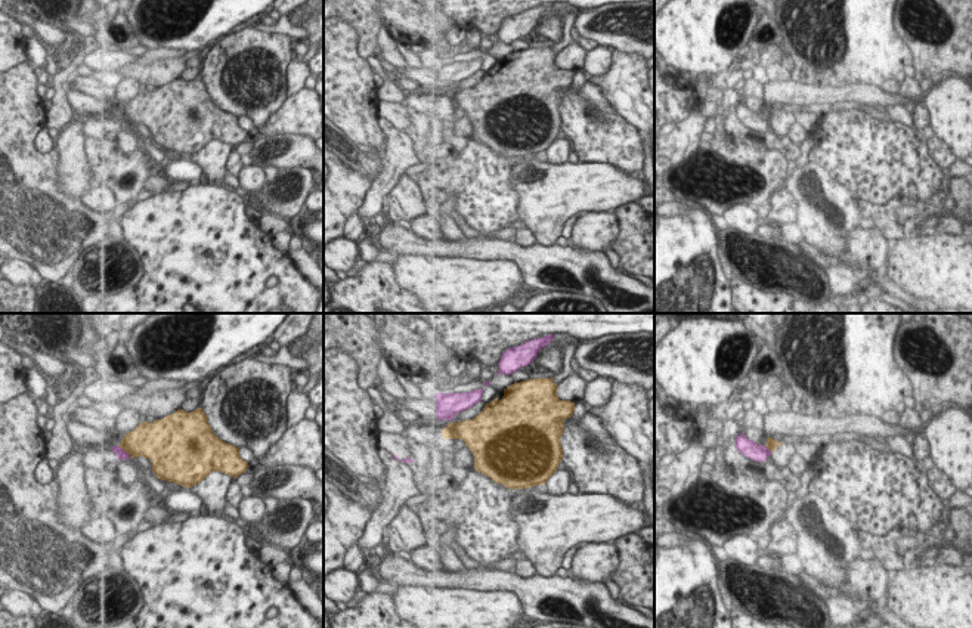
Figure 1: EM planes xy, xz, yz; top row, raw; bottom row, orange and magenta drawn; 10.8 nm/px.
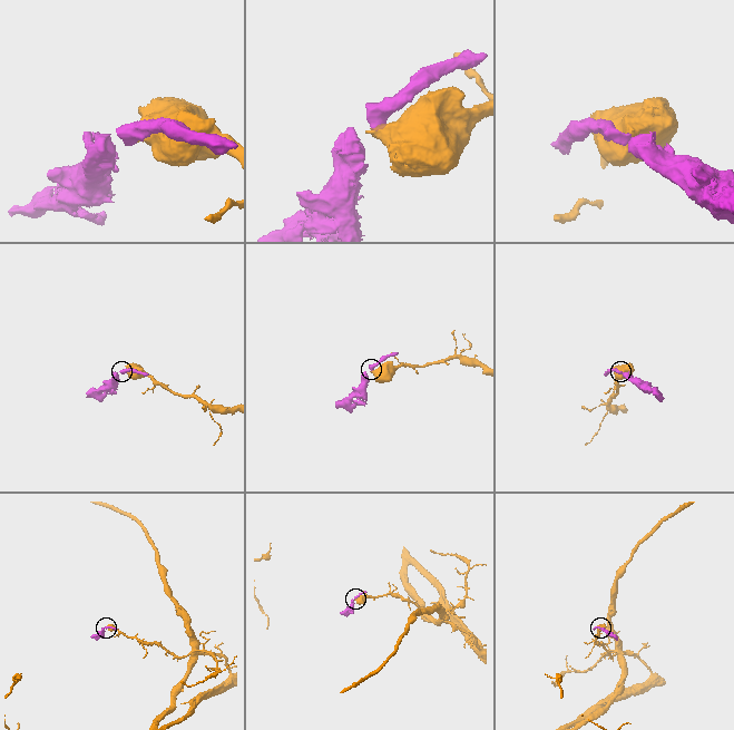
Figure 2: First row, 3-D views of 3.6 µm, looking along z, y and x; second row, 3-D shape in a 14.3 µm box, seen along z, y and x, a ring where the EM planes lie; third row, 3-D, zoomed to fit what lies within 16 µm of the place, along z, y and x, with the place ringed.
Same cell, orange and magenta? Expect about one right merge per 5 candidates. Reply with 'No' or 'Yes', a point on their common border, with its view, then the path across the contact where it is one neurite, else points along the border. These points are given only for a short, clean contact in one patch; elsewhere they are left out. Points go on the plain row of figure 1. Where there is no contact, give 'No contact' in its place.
No. Touches orange at xy (124, 118). Boundary: xy (118, 114), (130, 126).

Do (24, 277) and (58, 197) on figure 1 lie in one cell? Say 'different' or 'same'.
different

